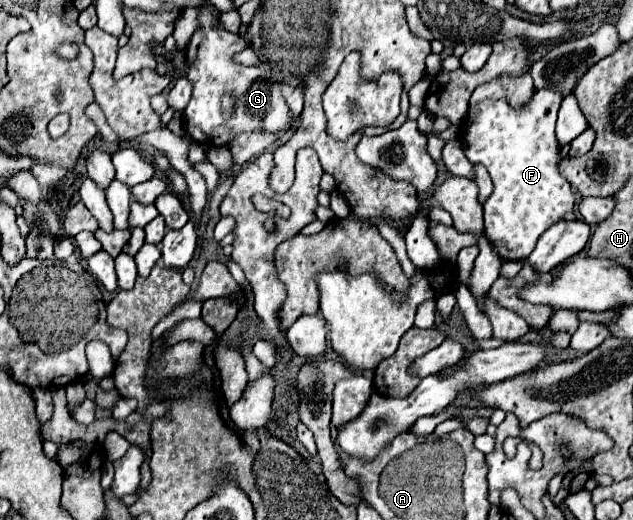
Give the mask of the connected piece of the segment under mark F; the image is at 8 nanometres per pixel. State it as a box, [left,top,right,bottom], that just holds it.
[459,89,573,261]

